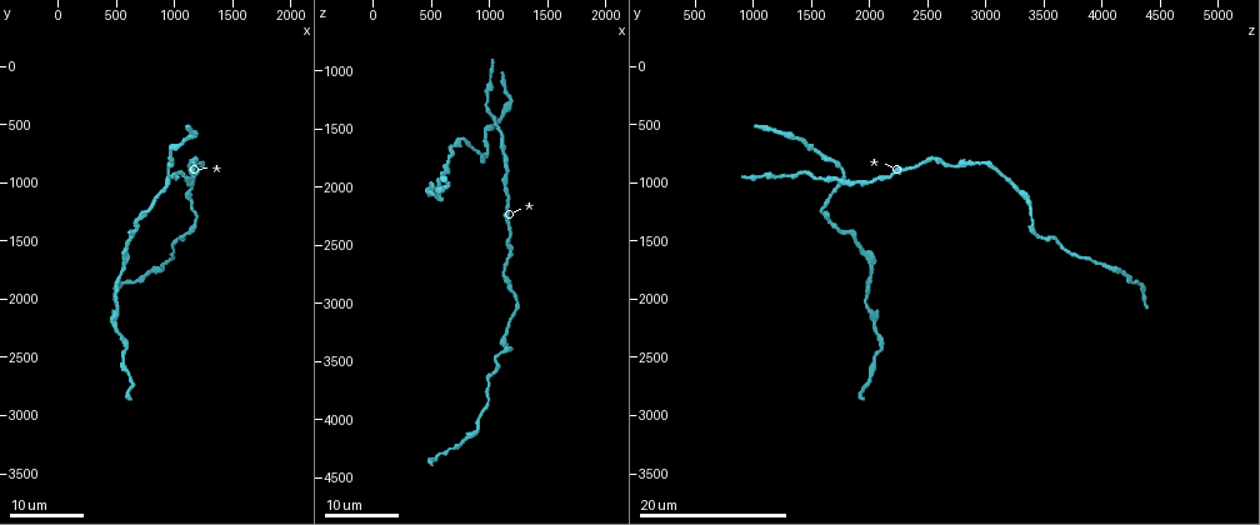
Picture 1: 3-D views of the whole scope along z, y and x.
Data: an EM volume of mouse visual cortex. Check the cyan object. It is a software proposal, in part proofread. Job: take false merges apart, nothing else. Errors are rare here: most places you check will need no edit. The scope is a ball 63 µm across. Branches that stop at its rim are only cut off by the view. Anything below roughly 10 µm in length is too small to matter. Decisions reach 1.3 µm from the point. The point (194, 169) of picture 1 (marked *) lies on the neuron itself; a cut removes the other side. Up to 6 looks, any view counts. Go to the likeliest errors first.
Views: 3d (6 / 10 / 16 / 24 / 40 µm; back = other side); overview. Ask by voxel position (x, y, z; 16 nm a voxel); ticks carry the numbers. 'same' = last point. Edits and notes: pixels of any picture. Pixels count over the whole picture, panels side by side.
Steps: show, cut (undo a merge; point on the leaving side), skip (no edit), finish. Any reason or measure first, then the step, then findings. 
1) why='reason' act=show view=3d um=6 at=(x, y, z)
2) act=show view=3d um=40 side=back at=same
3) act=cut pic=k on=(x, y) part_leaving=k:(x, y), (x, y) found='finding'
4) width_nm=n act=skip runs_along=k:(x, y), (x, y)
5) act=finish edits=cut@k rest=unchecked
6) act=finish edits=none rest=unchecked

why='thick turns thin' act=show view=3d um=16 at=(580, 2380, 2080)

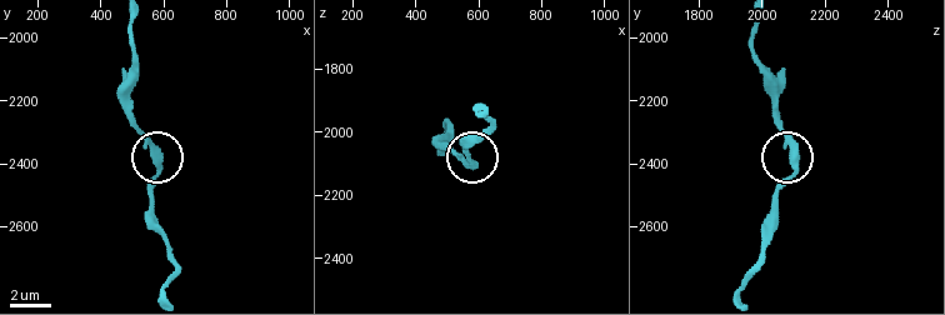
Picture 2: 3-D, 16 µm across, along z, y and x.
act=show view=3d um=10 at=(570, 2380, 2090)

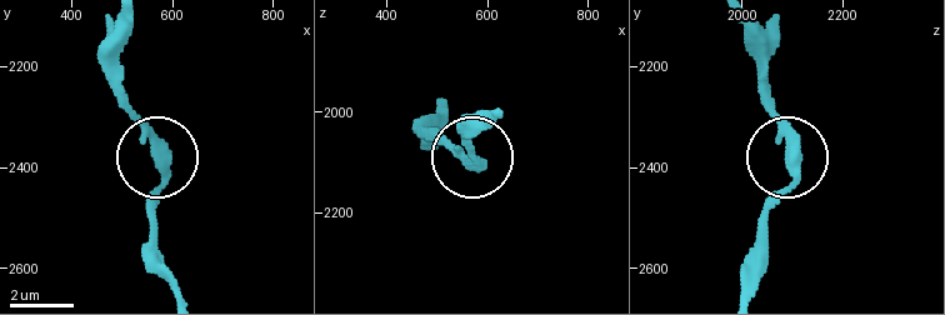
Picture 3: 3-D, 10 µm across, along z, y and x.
act=show view=3d um=6 at=(575, 2380, 2100)

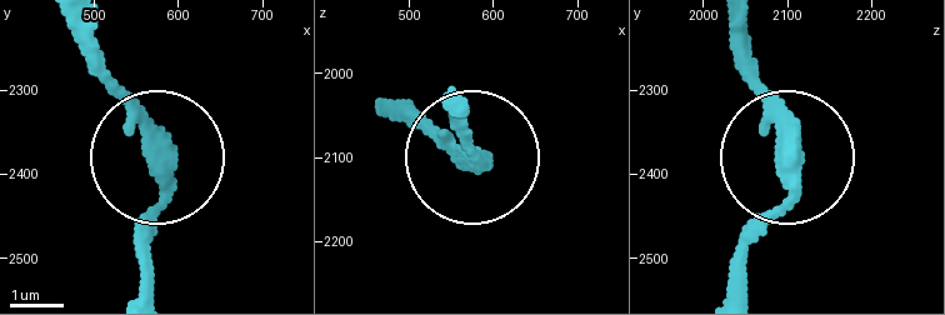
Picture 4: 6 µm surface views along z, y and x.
act=skip found='all the same neuron'

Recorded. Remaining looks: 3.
act=show view=3d um=16 at=(1120, 960, 1680)

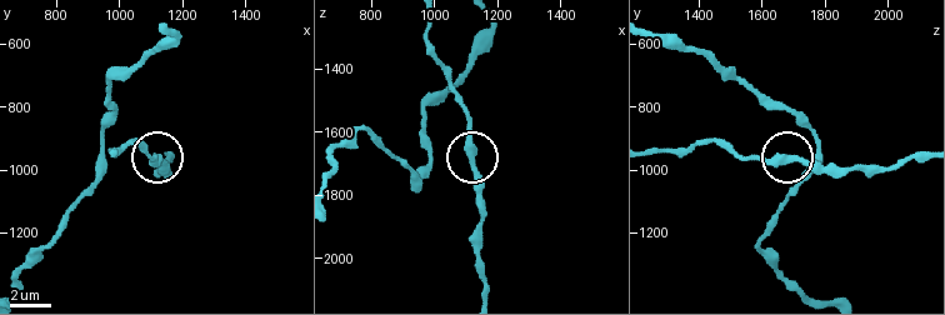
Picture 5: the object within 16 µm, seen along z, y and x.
why='closer look' act=show view=3d um=6 at=(1120, 970, 1690)

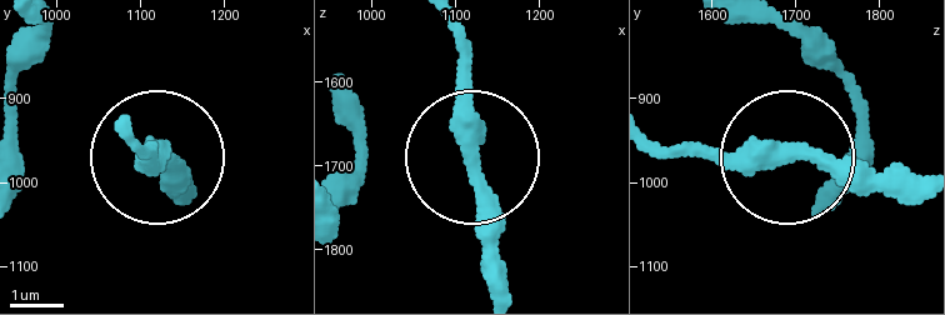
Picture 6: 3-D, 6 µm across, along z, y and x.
act=skip found='continuous, no second neuron'

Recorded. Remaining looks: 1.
act=finish edits=none rest=unchecked

